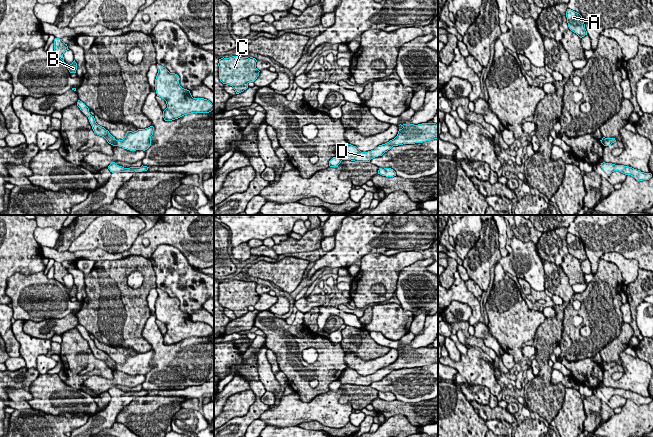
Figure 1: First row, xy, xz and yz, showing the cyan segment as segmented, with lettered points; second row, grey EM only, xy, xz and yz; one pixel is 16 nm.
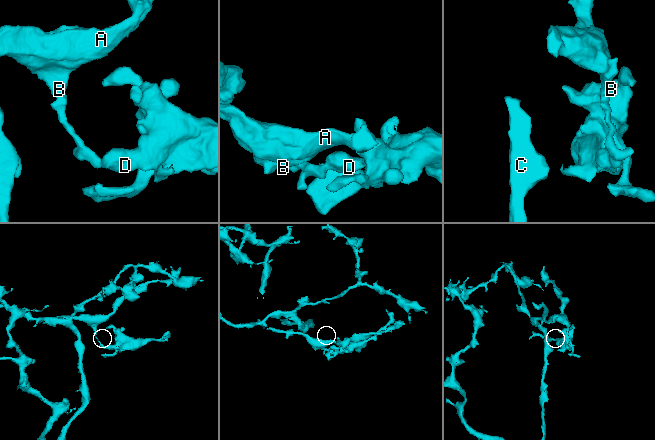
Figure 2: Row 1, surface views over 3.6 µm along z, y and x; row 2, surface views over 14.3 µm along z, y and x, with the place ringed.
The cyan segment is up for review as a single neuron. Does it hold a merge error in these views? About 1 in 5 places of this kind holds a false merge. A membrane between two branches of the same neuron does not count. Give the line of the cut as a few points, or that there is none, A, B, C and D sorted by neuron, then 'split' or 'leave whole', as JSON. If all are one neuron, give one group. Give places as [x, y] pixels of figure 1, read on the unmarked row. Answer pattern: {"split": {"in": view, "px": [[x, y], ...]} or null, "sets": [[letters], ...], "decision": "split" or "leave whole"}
{"split": {"in": "xy", "px": [[115, 364], [116, 369]]}, "sets": [["A", "B", "C"], ["D"]], "decision": "split"}

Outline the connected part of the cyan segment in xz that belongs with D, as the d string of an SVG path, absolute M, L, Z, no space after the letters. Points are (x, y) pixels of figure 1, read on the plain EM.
M422 347L418 349L403 348L399 353L397 360L389 366L379 369L374 374L361 376L356 370L345 368L339 377L341 384L351 384L355 386L370 386L371 383L382 380L393 370L403 368L423 367L426 365L438 364L438 348Z

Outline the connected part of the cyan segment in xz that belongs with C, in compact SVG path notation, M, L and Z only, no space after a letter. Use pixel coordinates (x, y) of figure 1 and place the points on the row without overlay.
M223 281L218 287L219 303L223 308L232 310L236 318L239 318L248 312L249 306L254 306L259 300L256 286L253 281Z

